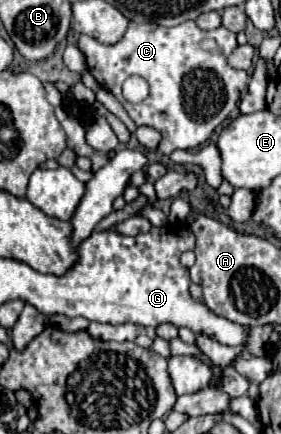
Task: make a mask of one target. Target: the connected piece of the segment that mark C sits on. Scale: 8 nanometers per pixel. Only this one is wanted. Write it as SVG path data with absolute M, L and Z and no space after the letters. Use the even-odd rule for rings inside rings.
M131 22L123 40L115 46L105 46L91 36L79 38L79 50L85 54L87 68L93 78L105 90L115 94L137 126L151 126L161 132L161 154L171 154L177 148L195 150L235 110L241 90L247 86L247 72L237 70L227 62L235 48L237 38L227 28L201 30L197 24L191 24L185 32L177 32L177 26L167 28L149 22ZM205 38L213 38L217 42L217 50L203 50L201 40ZM133 74L143 76L149 84L149 96L139 104L127 102L121 94L123 82Z

